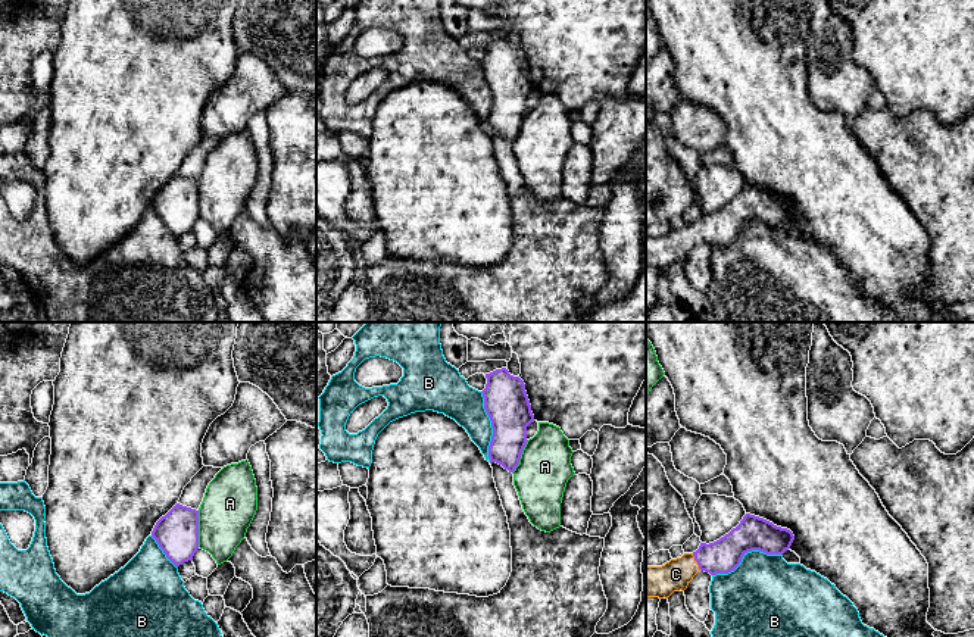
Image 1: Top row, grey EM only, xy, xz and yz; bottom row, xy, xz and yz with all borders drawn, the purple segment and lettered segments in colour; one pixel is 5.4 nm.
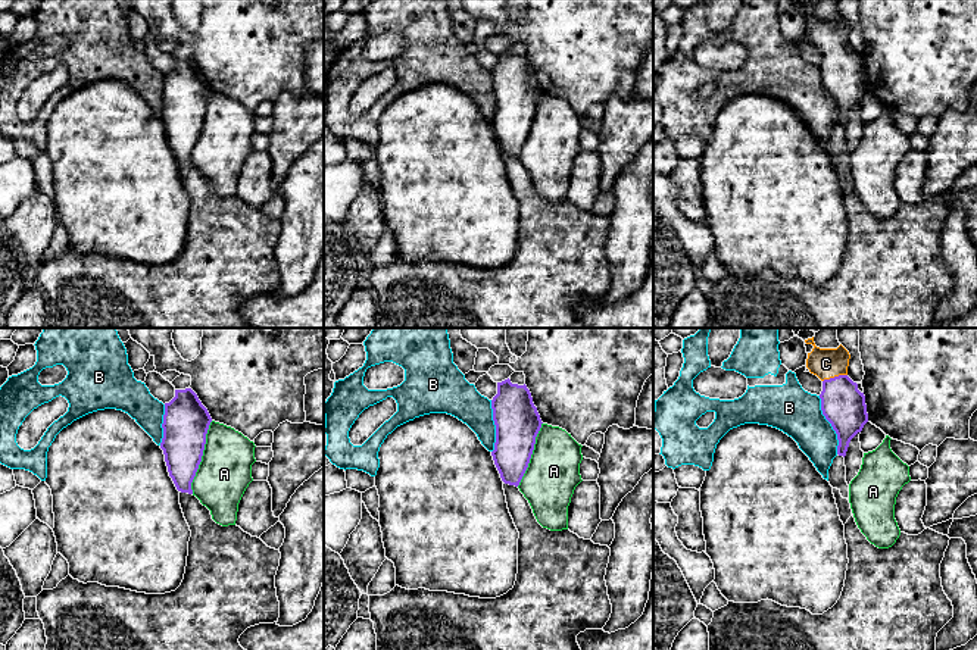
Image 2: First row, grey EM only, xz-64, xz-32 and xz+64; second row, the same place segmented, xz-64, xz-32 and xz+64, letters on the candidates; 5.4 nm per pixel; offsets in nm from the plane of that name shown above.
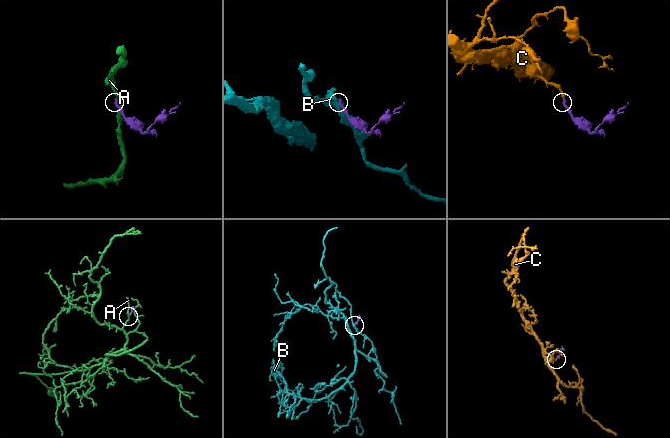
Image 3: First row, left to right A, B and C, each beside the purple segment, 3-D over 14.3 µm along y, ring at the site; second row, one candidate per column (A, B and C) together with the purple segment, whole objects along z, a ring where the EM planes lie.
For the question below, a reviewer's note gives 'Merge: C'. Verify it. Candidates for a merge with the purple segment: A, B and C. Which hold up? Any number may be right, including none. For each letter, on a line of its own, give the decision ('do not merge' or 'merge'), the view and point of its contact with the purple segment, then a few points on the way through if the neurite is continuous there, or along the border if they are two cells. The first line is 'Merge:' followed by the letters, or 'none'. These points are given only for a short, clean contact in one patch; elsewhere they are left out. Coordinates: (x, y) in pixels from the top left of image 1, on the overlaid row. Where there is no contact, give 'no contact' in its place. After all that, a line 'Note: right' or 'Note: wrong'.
Merge: C
A: do not merge; contact xy (197, 528)
B: do not merge; contact yz (743, 555); border yz (781, 553), (749, 550), (733, 570), (712, 575)
C: merge; contact yz (696, 561); way yz (724, 555), (696, 561), (674, 575), (656, 581)
Note: right

